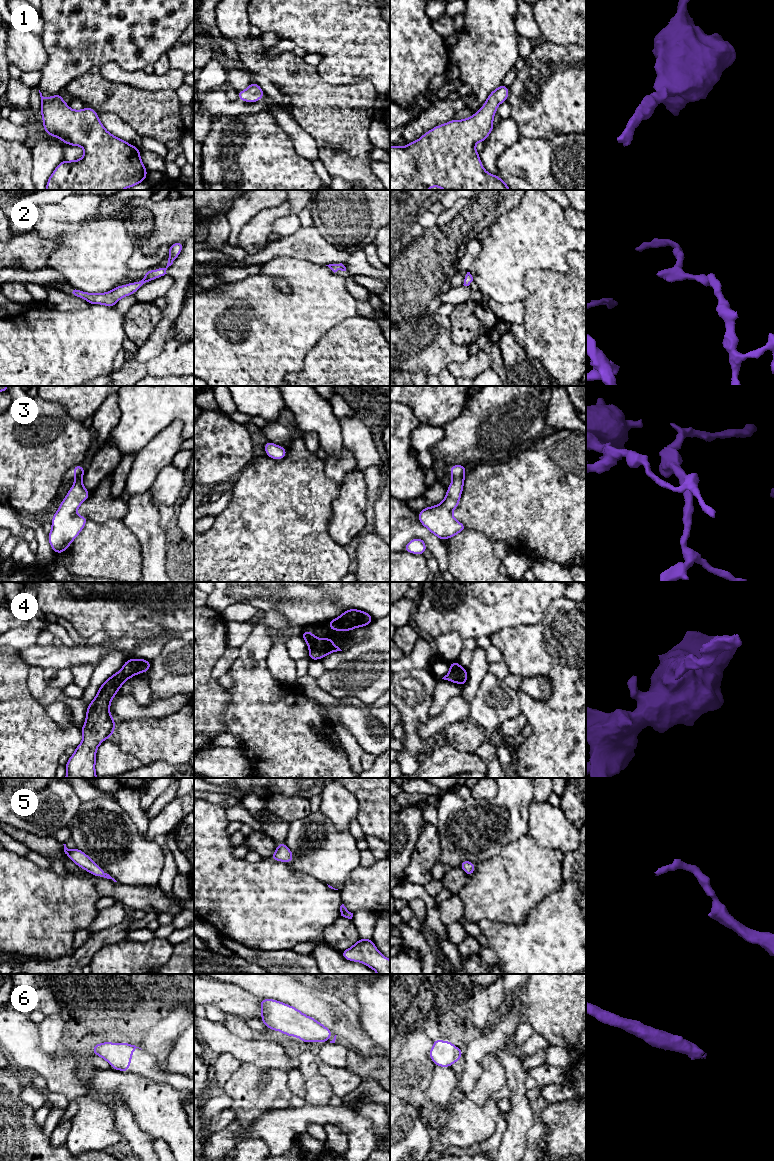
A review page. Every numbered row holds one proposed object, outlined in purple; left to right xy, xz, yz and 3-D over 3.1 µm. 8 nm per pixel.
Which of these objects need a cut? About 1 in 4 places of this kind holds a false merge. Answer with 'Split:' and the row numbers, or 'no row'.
Split: no row

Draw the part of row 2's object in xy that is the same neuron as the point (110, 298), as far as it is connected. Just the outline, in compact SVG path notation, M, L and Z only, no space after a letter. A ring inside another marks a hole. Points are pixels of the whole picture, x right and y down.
M176 242L169 246L169 258L167 266L165 268L159 268L156 270L147 270L145 272L144 278L138 282L117 286L113 290L105 293L88 293L72 287L69 294L85 299L90 305L101 304L108 307L114 307L121 298L133 295L141 286L147 282L167 274L167 268L173 264L178 255L181 253L183 247L184 242Z

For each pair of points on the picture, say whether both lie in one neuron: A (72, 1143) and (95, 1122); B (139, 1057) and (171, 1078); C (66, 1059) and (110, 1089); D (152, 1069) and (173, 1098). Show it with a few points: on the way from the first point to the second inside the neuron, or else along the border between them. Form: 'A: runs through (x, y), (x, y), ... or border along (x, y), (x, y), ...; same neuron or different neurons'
A: runs through (78, 1139), (89, 1128); same neuron
B: runs through (147, 1065), (163, 1075); same neuron
C: border along (85, 1082), (90, 1091); different neurons
D: border along (139, 1074), (157, 1081), (164, 1081), (182, 1092); different neurons

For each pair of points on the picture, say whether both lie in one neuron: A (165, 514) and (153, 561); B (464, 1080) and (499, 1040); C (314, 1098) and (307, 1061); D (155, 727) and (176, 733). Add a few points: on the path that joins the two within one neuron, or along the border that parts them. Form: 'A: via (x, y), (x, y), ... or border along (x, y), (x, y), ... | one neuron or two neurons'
A: border along (157, 508), (160, 514), (160, 525), (164, 529) | two neurons
B: via (472, 1069), (473, 1060), (488, 1045) | one neuron
C: via (314, 1089), (314, 1081), (309, 1070) | one neuron
D: via (160, 732), (171, 733) | one neuron

